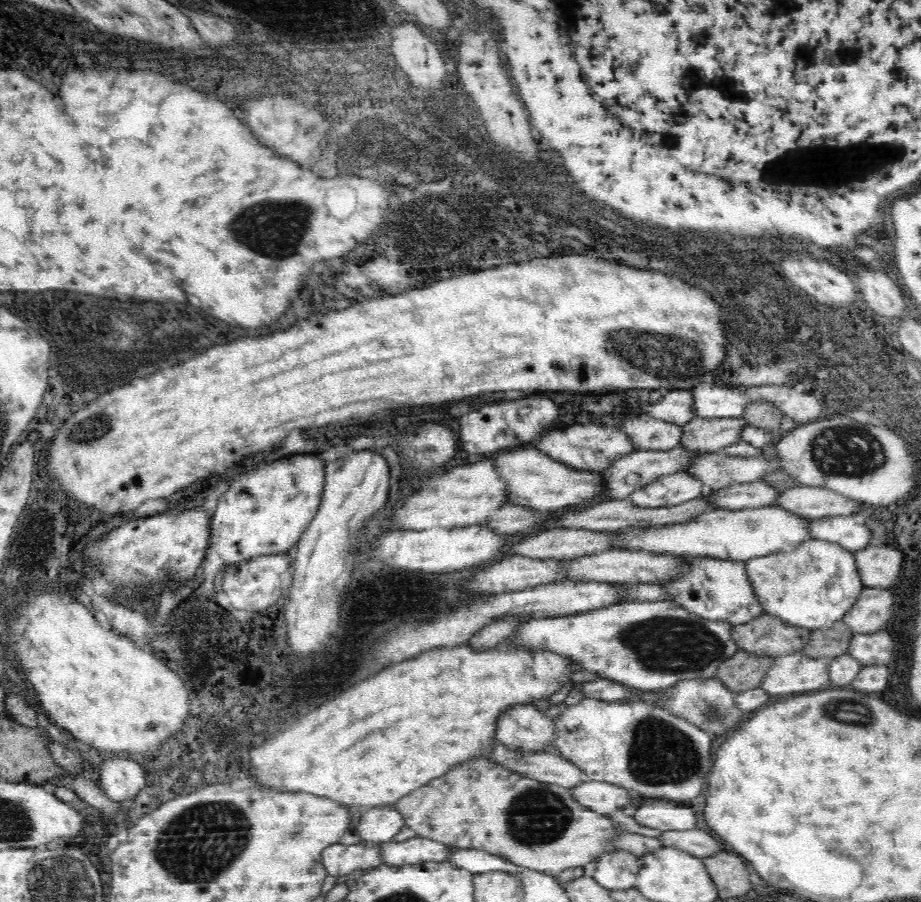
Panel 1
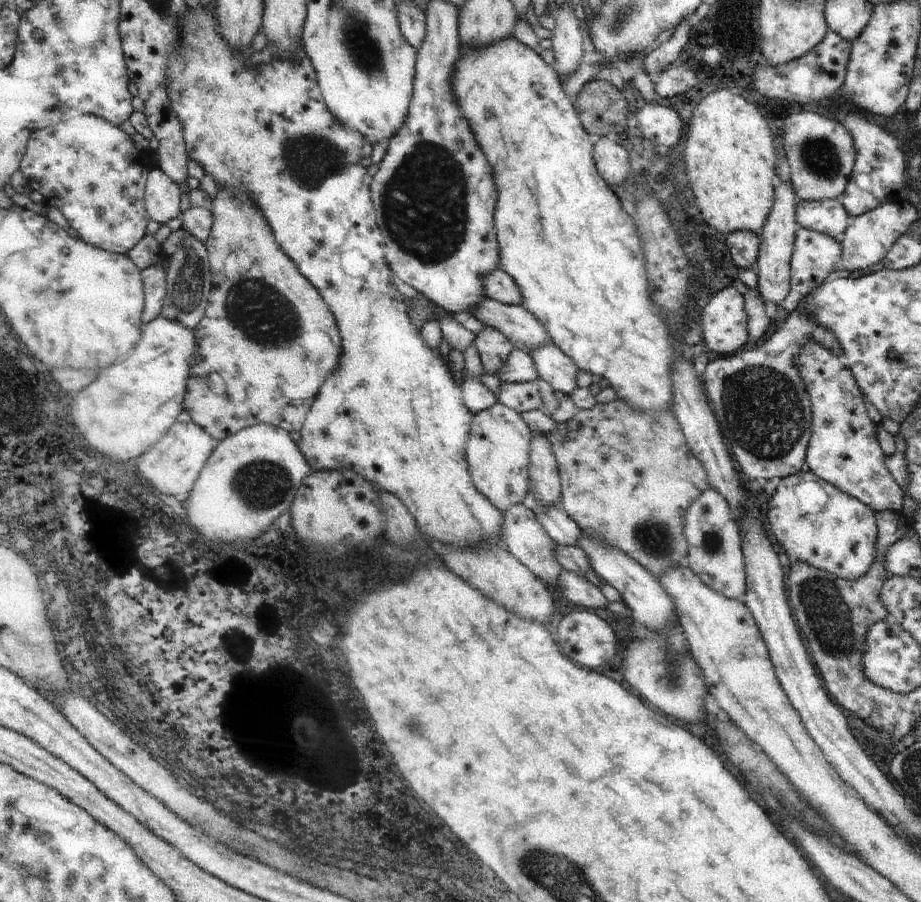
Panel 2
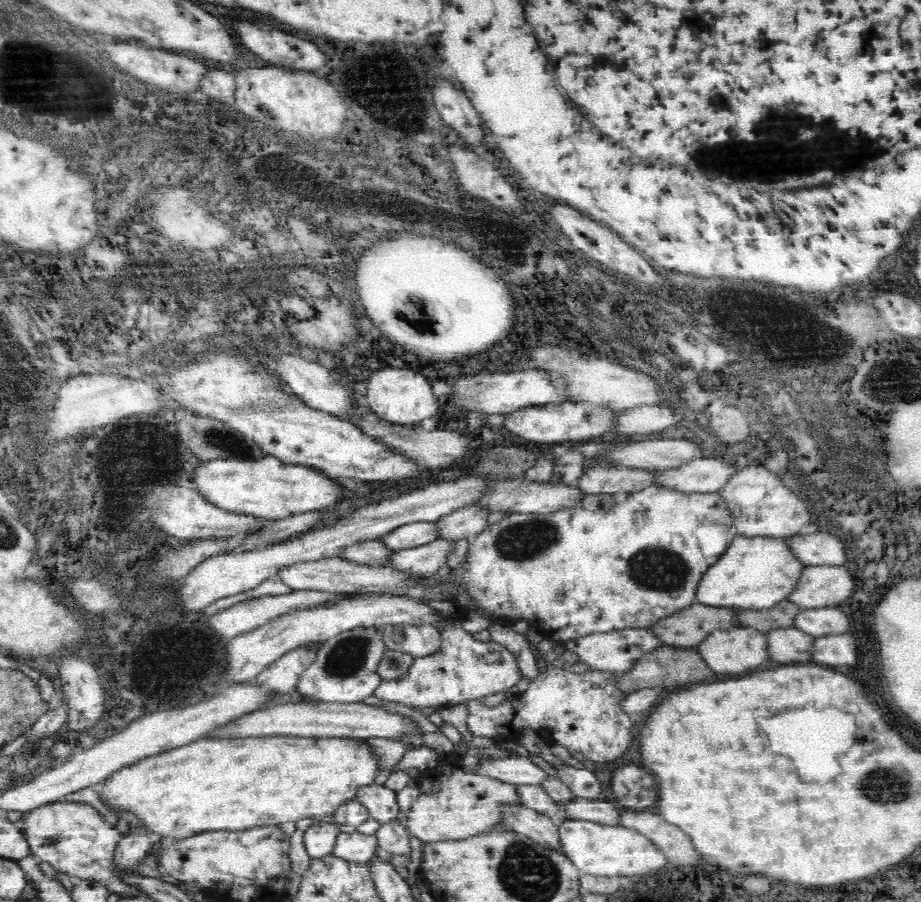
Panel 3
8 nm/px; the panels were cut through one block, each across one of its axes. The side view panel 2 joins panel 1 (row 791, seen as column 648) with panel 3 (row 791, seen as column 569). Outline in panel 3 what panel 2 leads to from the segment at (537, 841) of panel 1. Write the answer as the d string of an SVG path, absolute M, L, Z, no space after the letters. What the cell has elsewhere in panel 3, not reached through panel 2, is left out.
M450 752L438 758L434 770L420 772L418 780L414 782L420 788L420 794L408 812L408 832L426 844L434 844L442 840L466 840L498 828L506 830L504 808L522 806L522 798L516 784L506 784L502 780L476 774L478 764L484 760L494 758L472 754L460 756L458 752Z

